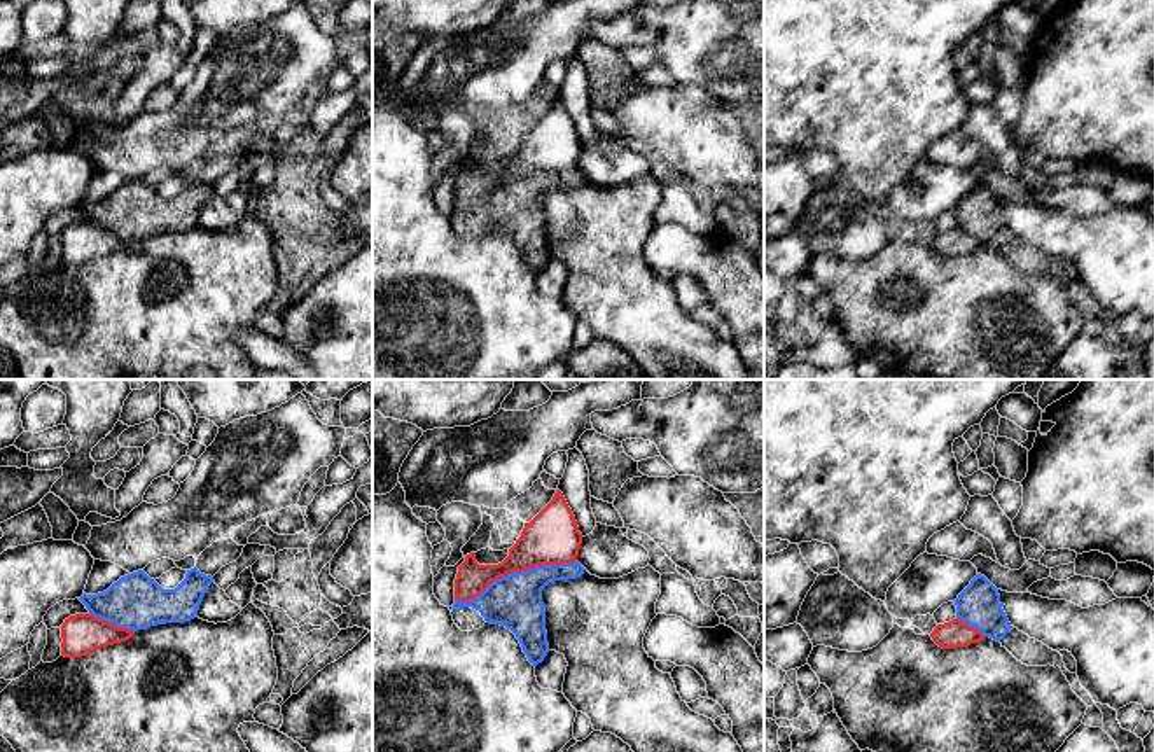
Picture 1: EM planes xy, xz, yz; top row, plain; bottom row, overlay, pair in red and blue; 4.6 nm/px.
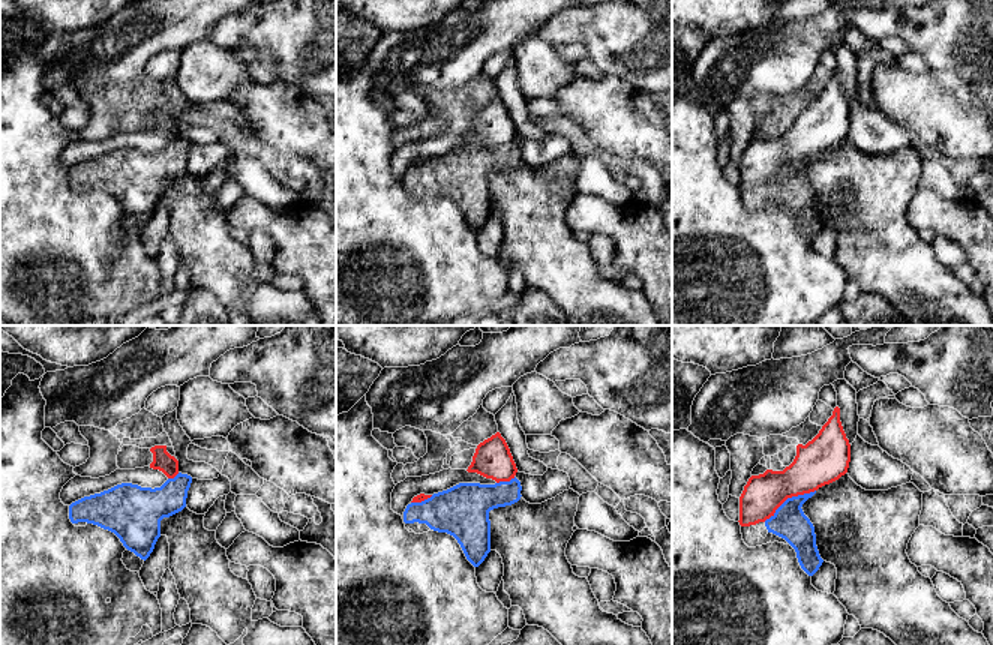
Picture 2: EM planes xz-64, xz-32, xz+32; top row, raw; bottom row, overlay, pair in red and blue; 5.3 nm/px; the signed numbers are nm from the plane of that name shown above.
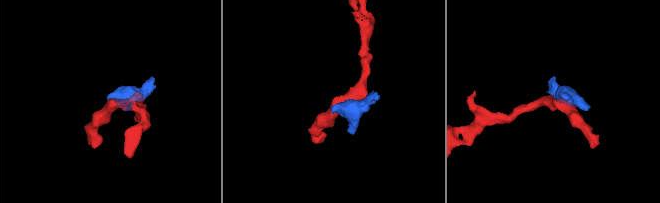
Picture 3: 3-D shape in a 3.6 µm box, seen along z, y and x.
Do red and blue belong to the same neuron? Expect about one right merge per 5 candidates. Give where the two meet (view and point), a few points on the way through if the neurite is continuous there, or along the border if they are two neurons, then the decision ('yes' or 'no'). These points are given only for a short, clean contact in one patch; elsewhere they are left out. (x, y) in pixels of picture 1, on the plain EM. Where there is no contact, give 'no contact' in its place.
contact xz (514, 179); no

